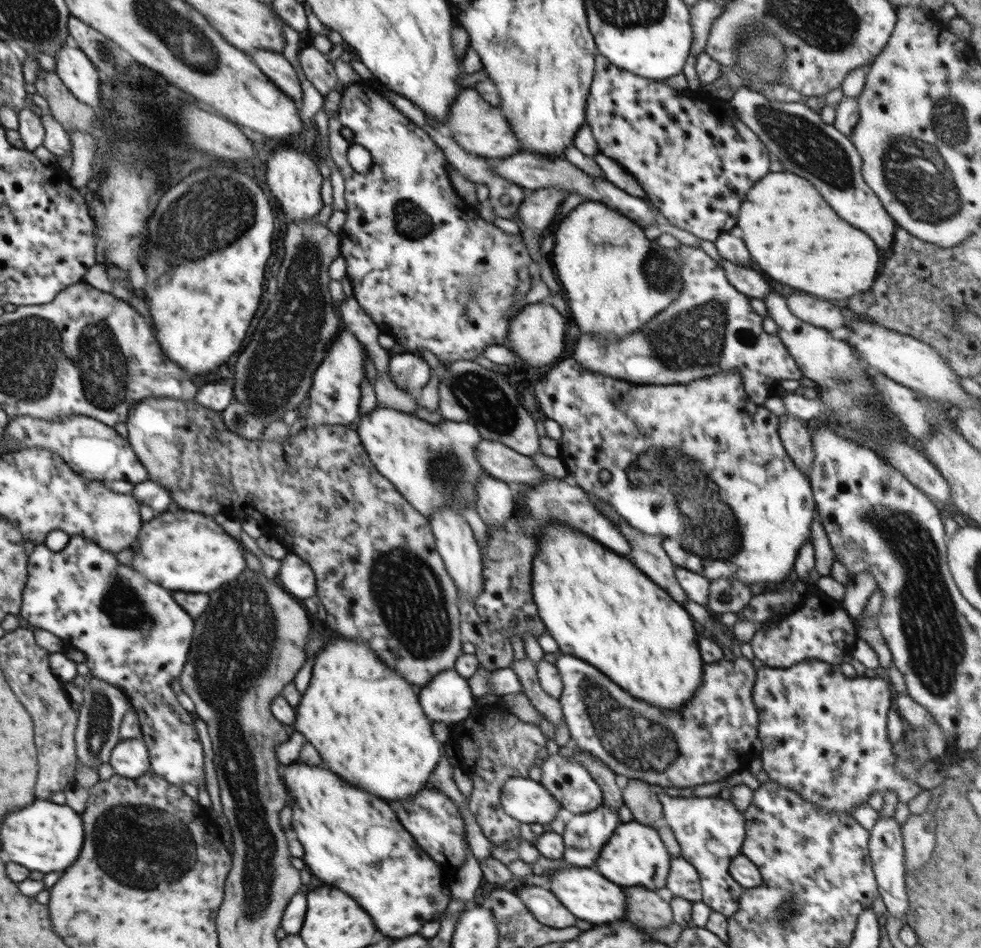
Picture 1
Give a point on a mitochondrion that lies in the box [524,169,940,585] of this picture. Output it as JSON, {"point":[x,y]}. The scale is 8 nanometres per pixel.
{"point":[668,479]}

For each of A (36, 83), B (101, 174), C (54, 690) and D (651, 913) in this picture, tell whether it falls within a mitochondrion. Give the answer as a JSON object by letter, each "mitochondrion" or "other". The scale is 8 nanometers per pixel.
{"A":"other","B":"other","C":"other","D":"mitochondrion"}

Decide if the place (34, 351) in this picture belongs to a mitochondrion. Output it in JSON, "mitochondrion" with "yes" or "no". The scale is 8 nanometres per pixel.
{"mitochondrion":"yes"}

